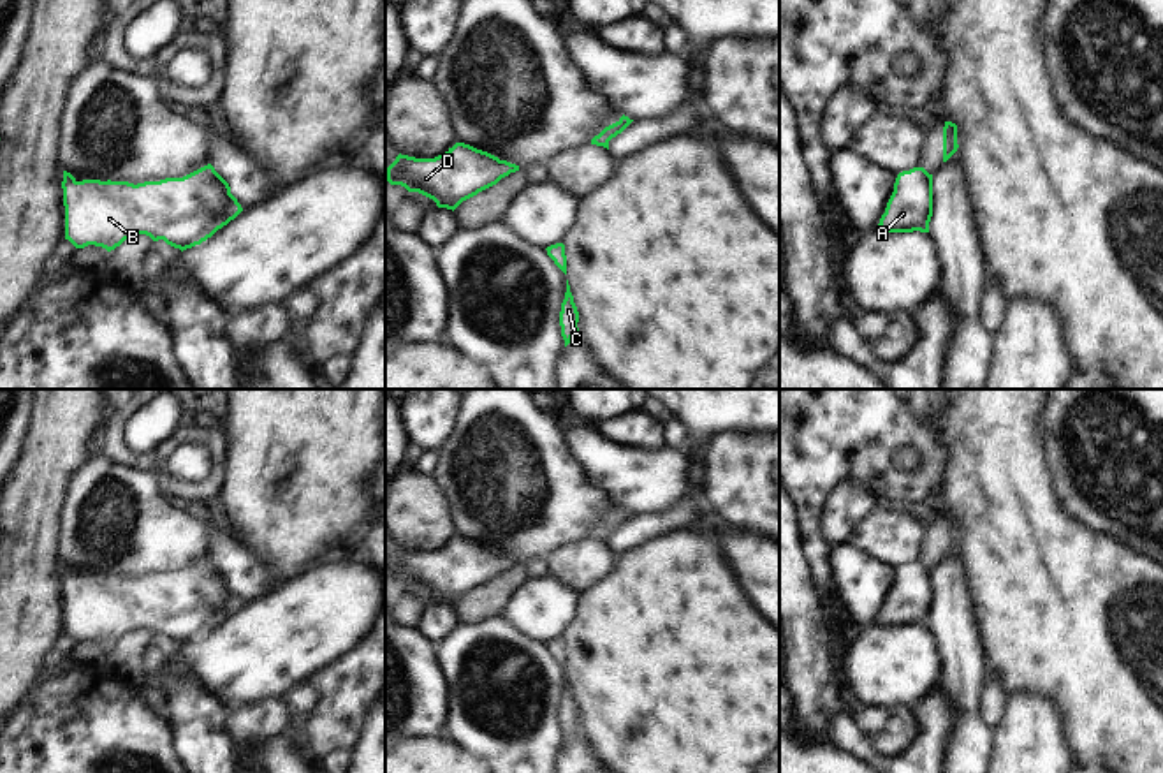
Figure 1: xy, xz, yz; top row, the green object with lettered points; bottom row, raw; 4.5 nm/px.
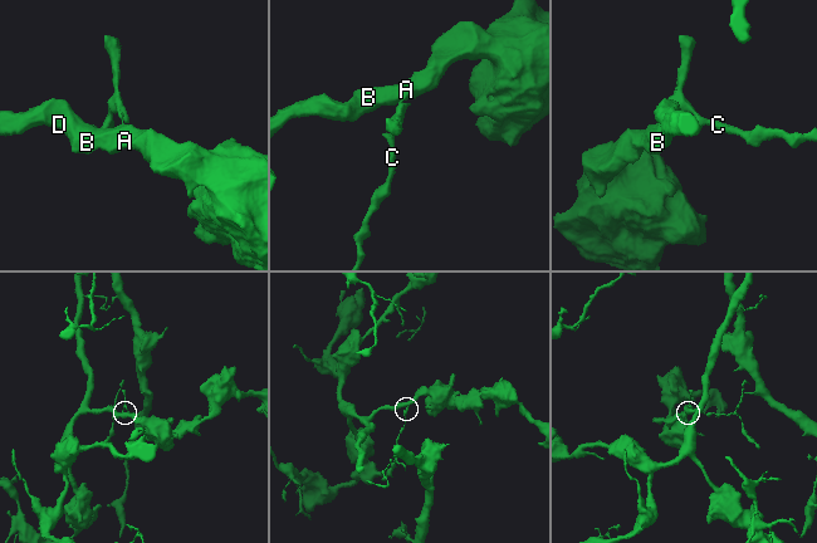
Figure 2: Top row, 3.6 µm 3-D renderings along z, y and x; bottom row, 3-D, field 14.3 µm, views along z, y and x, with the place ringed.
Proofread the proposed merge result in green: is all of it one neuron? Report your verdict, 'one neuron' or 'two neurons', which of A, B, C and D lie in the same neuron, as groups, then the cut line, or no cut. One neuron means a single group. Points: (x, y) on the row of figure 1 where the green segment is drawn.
two neurons; A B D / C; cut in xz along (607, 143), (604, 147)

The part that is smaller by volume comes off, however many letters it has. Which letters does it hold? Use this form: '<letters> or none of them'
C

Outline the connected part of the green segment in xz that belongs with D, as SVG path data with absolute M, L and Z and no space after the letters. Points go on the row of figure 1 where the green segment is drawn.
M456 143L435 158L398 155L387 167L387 181L408 192L419 192L438 208L456 210L463 201L496 185L501 178L519 171L519 166Z

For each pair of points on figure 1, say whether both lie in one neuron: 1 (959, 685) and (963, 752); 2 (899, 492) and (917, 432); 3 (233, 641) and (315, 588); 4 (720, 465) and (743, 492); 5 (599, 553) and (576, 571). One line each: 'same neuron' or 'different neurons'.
1: same neuron
2: same neuron
3: same neuron
4: same neuron
5: same neuron

